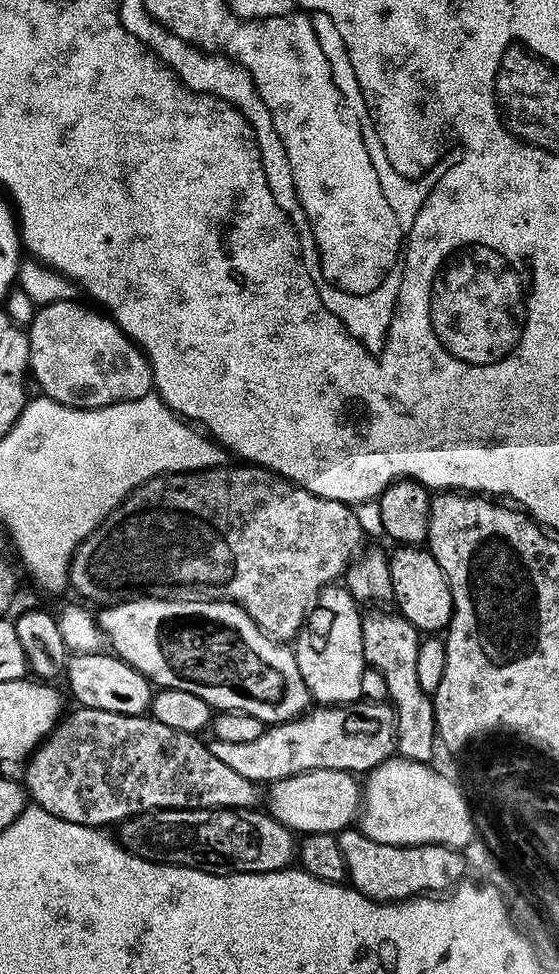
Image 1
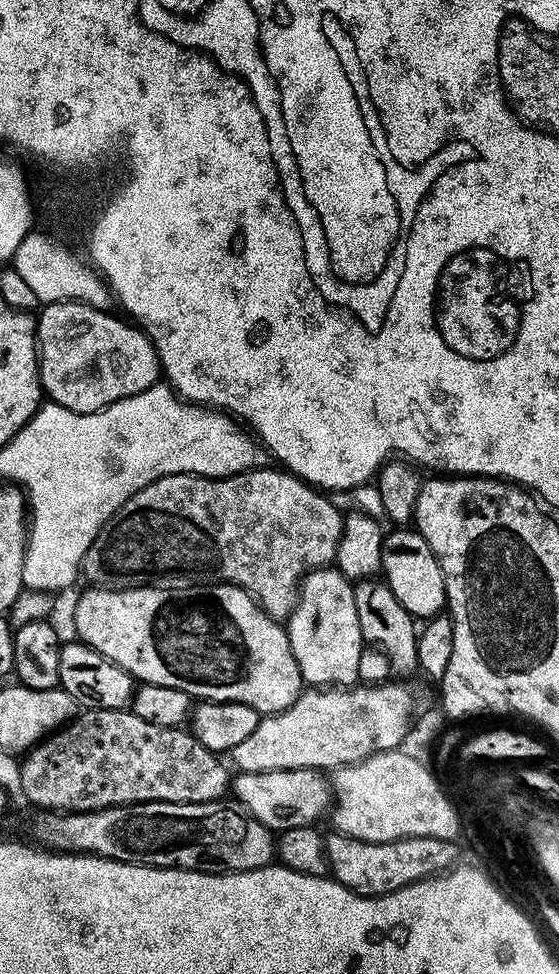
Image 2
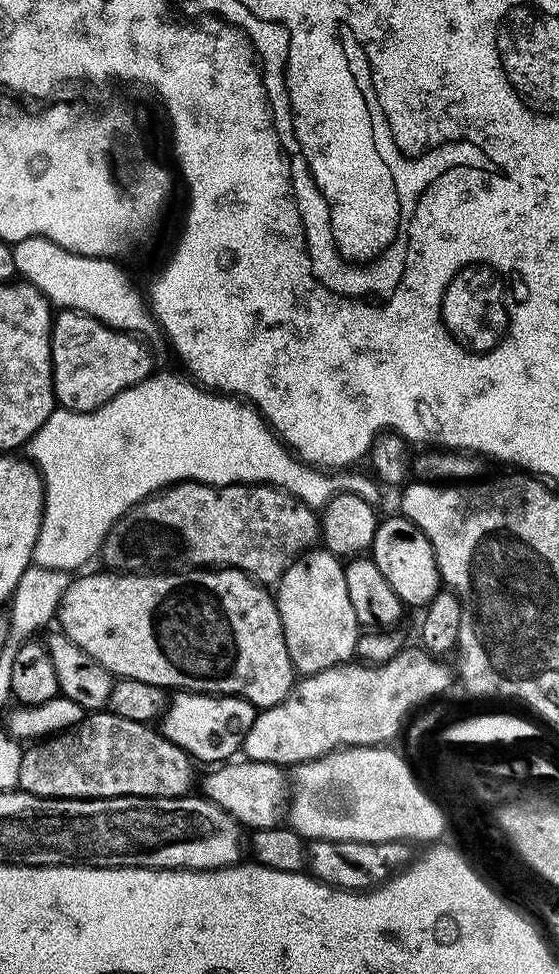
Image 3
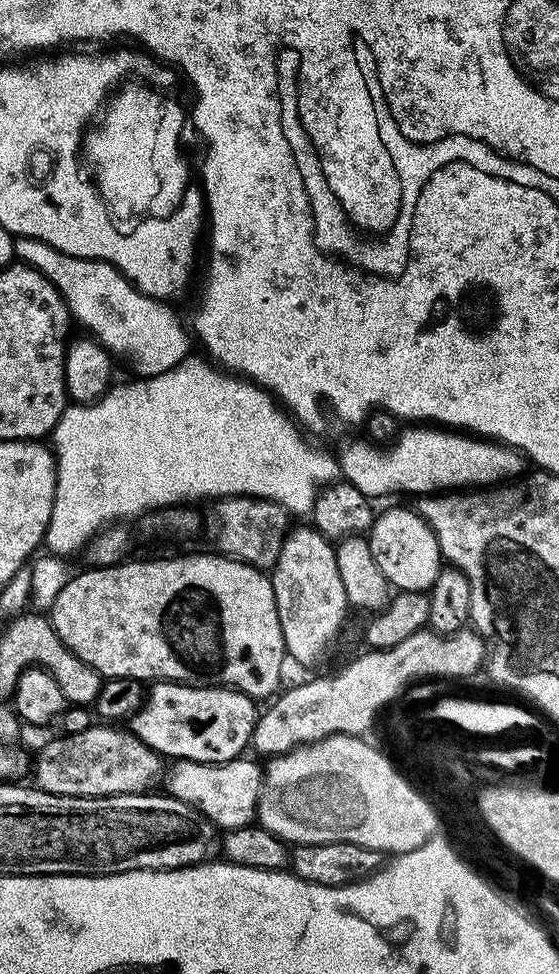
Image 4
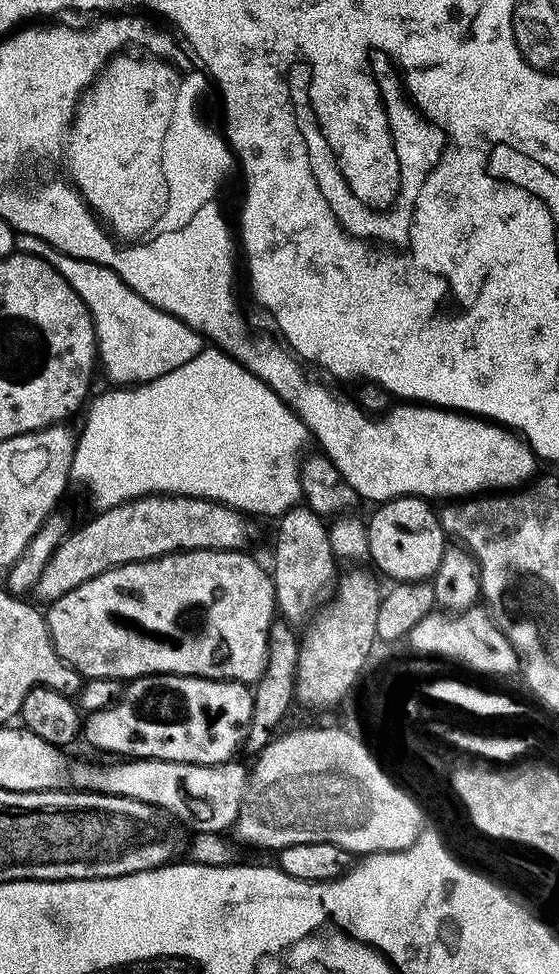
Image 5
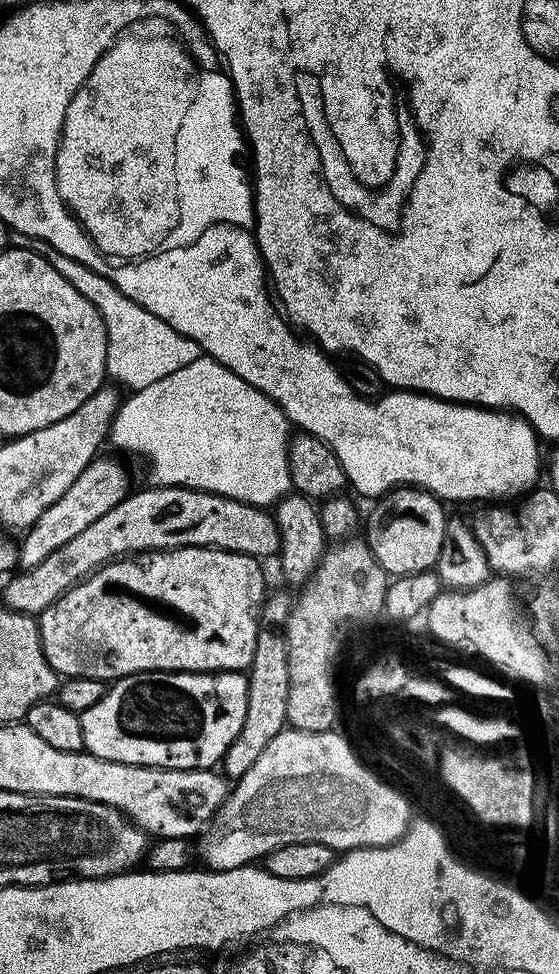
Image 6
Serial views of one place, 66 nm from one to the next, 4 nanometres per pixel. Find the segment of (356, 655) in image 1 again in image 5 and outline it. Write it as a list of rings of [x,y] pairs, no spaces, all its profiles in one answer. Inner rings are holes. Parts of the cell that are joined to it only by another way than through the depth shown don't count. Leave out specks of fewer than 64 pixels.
[[[307,507],[293,508],[279,517],[276,524],[278,528],[276,549],[272,552],[272,568],[270,564],[270,575],[273,584],[276,585],[276,607],[279,615],[281,617],[284,615],[289,620],[286,620],[289,625],[304,626],[309,623],[317,607],[316,600],[325,599],[337,575],[338,561],[330,550],[325,521],[316,513],[309,512]]]

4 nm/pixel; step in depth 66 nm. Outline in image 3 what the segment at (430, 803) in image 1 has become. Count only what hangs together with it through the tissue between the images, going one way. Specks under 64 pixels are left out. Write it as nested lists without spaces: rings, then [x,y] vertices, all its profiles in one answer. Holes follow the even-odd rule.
[[[392,746],[371,748],[337,748],[316,760],[297,764],[290,772],[290,799],[286,804],[286,824],[297,835],[308,840],[357,840],[358,842],[390,842],[404,836],[436,836],[440,832],[439,812],[416,789],[417,775],[392,749]]]

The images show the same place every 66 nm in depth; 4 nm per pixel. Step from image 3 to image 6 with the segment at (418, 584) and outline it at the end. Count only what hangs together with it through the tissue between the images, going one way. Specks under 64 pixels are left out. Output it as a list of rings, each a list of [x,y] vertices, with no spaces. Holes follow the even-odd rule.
[[[415,486],[394,488],[373,504],[372,513],[366,516],[366,539],[378,566],[392,578],[435,569],[446,527],[445,505],[432,493]]]

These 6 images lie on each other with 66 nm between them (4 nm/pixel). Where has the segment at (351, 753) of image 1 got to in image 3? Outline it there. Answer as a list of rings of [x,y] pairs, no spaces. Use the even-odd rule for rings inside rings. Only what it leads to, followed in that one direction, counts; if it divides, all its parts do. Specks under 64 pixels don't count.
[[[408,646],[384,664],[373,666],[365,662],[347,662],[324,669],[320,673],[301,675],[293,683],[285,700],[257,711],[242,745],[243,755],[249,760],[258,762],[295,766],[308,760],[316,760],[328,752],[335,752],[337,748],[371,748],[387,745],[401,735],[397,725],[407,708],[421,700],[421,697],[432,695],[432,692],[440,692],[441,689],[448,692],[453,687],[453,669],[451,672],[444,663],[443,659],[431,656],[419,646],[413,648]]]

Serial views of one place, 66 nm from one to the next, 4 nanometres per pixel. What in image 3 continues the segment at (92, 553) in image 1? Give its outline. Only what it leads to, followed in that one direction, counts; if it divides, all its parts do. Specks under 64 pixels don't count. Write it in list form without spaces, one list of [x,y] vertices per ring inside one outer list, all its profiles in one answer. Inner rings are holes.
[[[184,480],[135,504],[109,530],[98,556],[104,559],[105,569],[121,574],[236,568],[261,586],[276,586],[293,560],[307,553],[321,536],[317,509],[306,506],[285,488]]]

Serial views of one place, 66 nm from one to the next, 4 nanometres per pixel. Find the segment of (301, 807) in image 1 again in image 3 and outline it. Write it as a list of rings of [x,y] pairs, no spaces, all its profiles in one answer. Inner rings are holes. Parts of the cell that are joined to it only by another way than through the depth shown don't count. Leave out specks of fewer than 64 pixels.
[[[241,759],[241,764],[224,762],[204,780],[203,795],[212,800],[222,810],[230,813],[245,829],[257,830],[274,828],[281,823],[286,812],[286,793],[290,788],[290,780],[285,769],[279,764]]]

